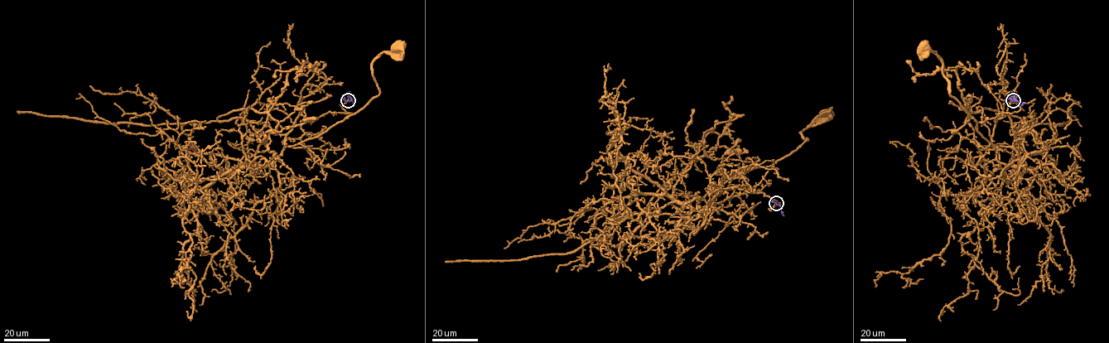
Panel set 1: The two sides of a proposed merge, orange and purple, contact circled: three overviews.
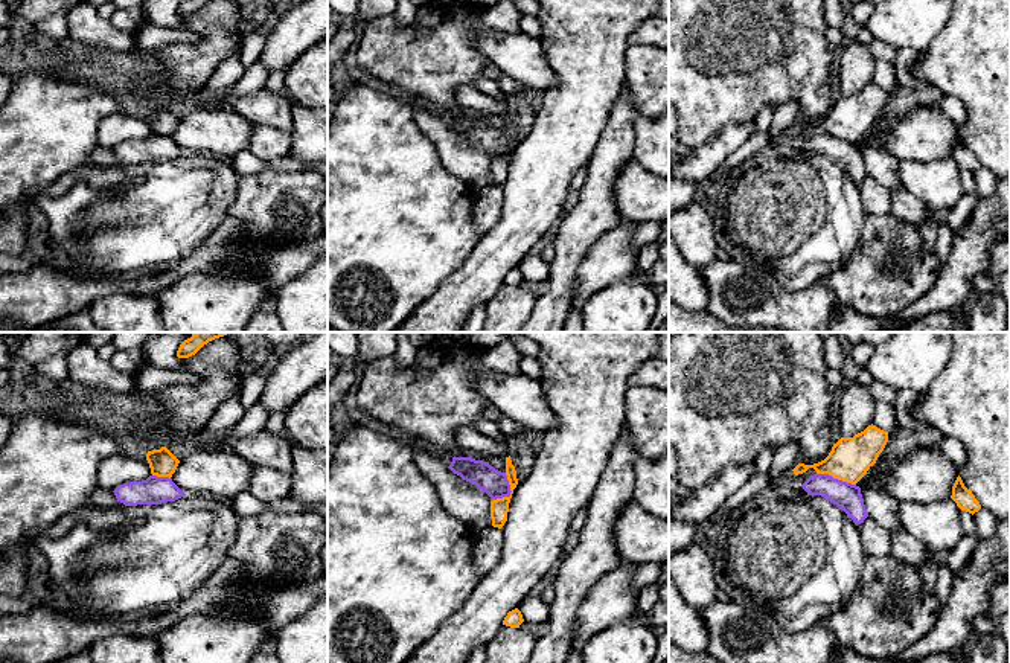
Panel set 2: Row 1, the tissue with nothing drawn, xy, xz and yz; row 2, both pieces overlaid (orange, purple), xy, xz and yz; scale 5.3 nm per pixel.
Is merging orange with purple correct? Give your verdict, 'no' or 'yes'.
no

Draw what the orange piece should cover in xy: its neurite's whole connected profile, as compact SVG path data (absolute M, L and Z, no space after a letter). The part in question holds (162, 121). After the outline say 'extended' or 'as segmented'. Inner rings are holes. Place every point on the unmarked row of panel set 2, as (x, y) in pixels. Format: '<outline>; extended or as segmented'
M166 107L148 110L146 119L151 127L151 133L157 136L172 136L180 119Z; as segmented

